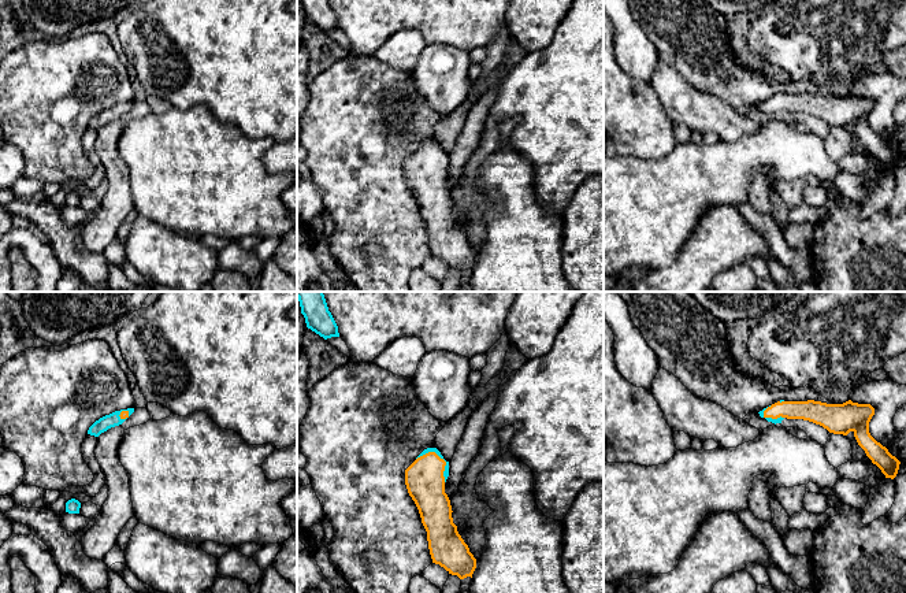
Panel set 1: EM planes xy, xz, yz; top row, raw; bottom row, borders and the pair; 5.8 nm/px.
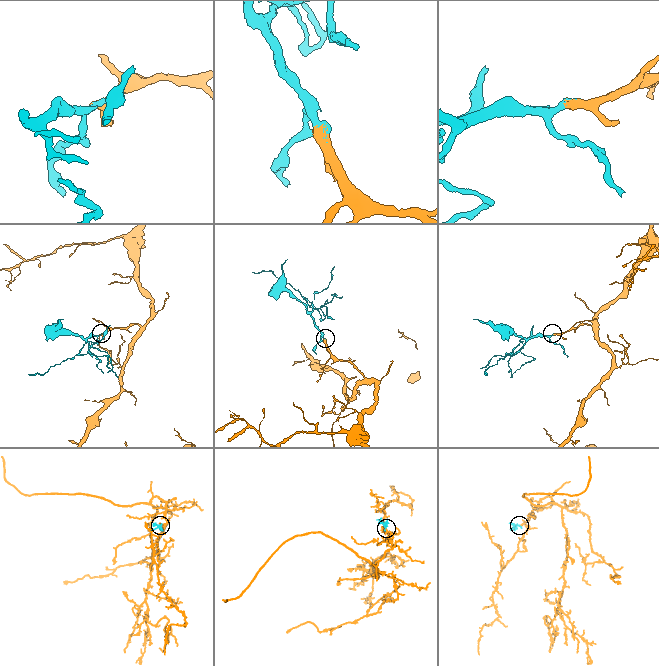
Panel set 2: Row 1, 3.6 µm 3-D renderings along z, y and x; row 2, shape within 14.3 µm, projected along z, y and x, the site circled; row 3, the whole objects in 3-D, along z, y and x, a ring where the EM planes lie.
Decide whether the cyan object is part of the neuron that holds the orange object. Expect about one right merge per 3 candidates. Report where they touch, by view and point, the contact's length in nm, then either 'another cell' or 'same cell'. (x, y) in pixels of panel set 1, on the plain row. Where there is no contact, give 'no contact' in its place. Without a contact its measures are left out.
meets orange in xz at (439, 151); contact 220 nm long; same cell

